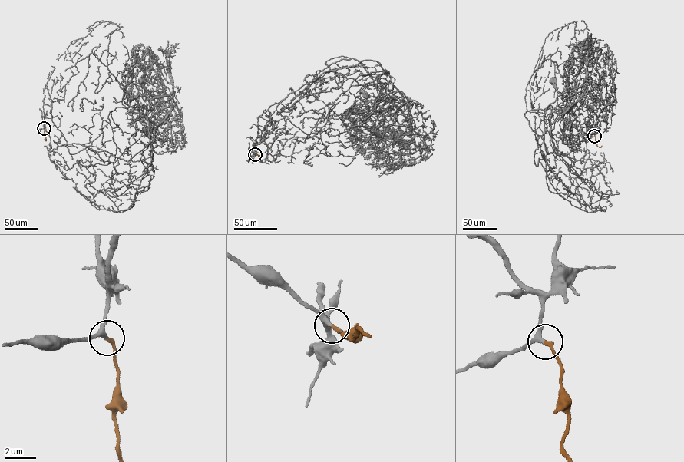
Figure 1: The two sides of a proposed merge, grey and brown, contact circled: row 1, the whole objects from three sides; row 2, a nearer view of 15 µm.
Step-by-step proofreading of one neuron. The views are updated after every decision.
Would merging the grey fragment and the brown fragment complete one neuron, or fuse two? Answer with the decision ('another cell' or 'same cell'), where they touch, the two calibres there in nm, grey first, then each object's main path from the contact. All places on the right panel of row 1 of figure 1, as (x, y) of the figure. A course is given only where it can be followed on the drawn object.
same cell; at (594, 136); 280 nm thick on the grey side, 240 nm on the other; grey runs (594, 136), (586, 132), (582, 160), (551, 152), (536, 166), (546, 108), (564, 93), (552, 80); brown runs (594, 136), (596, 146), (601, 145)

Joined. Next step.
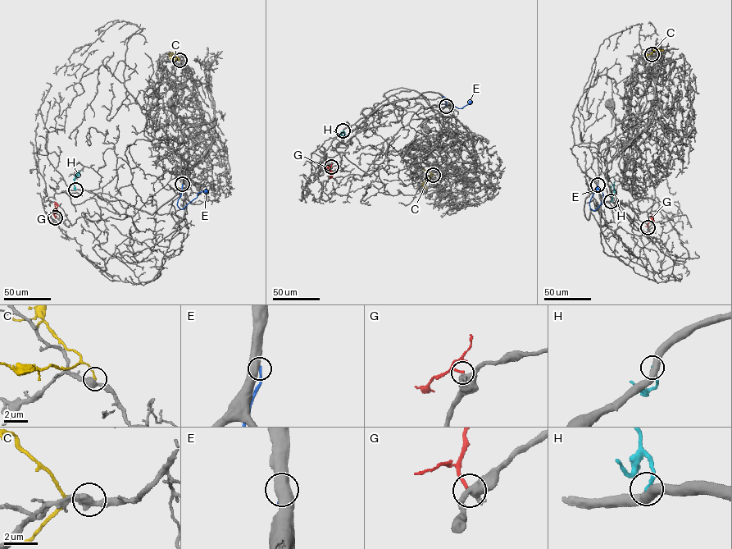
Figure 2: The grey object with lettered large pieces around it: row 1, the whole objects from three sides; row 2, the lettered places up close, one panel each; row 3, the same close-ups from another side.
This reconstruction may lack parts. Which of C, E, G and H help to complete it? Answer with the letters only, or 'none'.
none

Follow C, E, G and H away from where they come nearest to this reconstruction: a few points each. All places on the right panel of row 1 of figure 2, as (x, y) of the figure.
C: (652, 55), (656, 48), (662, 50)
E: (597, 185), (589, 202), (593, 210), (599, 206), (603, 197), (602, 191), (596, 189)
G: (648, 227), (649, 221), (656, 213)
H: (611, 201), (614, 193), (614, 184), (611, 188)

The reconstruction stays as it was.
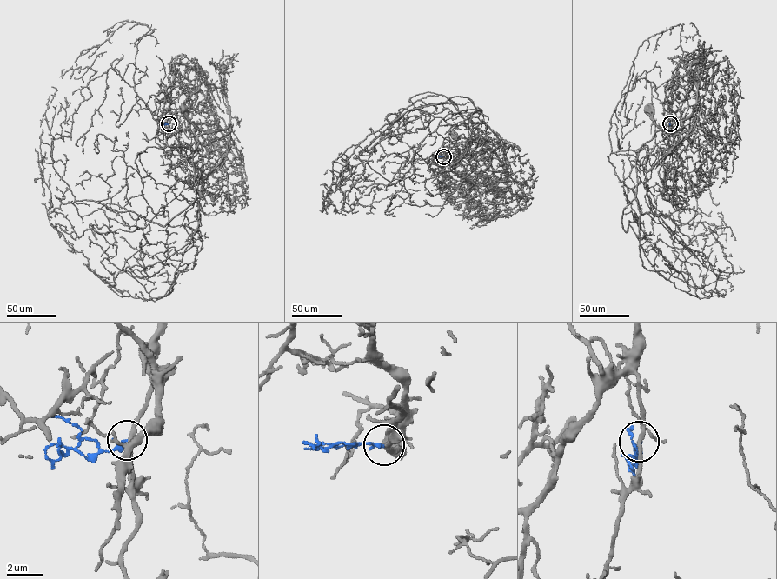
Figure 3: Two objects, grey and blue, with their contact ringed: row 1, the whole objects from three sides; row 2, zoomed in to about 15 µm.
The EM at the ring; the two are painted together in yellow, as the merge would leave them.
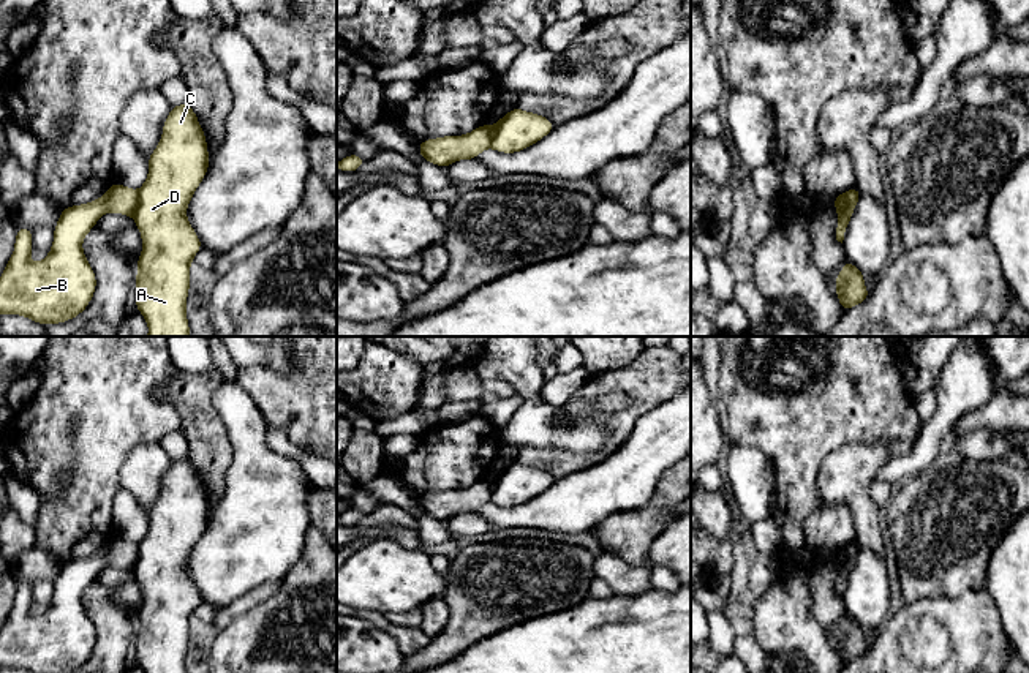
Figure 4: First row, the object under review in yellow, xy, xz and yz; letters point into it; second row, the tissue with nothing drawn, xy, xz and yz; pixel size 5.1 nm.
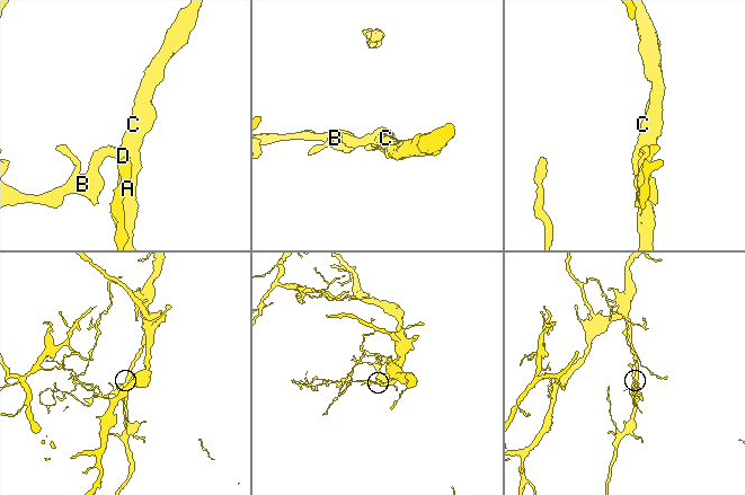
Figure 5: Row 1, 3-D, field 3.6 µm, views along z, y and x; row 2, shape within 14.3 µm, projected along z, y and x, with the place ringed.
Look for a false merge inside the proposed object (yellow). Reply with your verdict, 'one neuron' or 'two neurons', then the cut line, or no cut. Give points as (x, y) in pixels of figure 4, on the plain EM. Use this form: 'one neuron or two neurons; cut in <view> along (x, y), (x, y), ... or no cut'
two neurons; cut in xy along (139, 545), (136, 564), (131, 569)

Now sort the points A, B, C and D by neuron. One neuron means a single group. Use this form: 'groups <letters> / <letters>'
groups A C D / B

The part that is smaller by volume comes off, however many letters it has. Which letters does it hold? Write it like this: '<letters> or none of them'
B

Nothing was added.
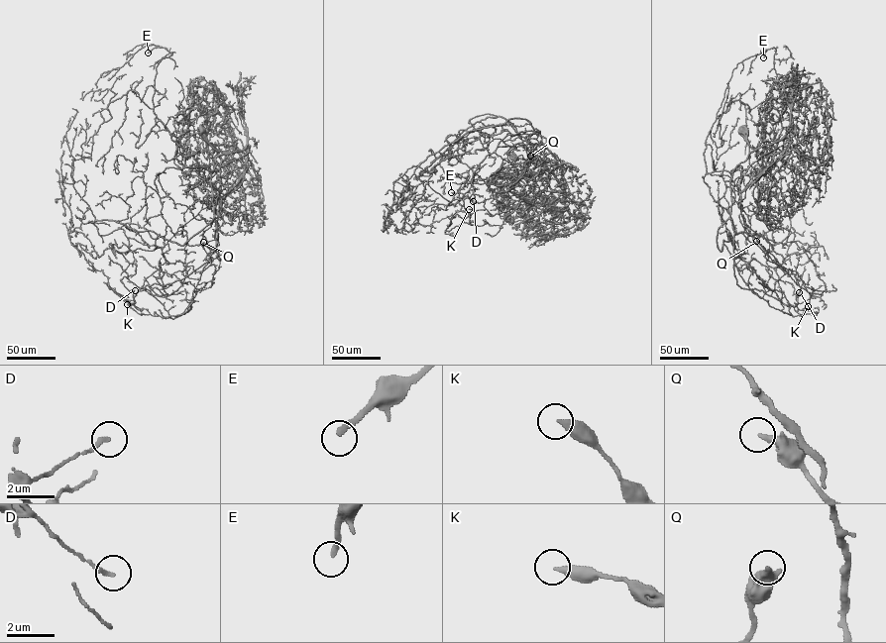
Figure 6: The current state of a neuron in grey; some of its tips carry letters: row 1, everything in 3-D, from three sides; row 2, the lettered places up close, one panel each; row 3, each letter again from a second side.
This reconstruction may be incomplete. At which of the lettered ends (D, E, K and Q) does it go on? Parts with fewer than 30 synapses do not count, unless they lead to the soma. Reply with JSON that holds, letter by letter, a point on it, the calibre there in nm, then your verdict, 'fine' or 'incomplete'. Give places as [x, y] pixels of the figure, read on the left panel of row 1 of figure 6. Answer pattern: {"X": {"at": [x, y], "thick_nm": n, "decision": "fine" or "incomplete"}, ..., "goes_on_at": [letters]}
{"D": {"at": [135, 290], "thick_nm": 190, "decision": "fine"}, "E": {"at": [148, 53], "thick_nm": 240, "decision": "incomplete"}, "K": {"at": [127, 304], "thick_nm": 360, "decision": "fine"}, "Q": {"at": [203, 242], "thick_nm": 240, "decision": "fine"}, "goes_on_at": ["E"]}

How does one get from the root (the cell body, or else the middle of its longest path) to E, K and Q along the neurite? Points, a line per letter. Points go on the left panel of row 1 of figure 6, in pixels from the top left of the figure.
E: (200, 130), (230, 152), (212, 170), (185, 165), (157, 117), (157, 66), (171, 53), (148, 53)
K: (200, 130), (230, 152), (211, 173), (215, 250), (184, 277), (139, 290), (133, 304), (143, 314), (127, 304)
Q: (200, 130), (214, 149), (230, 152), (216, 158), (211, 175), (218, 256), (210, 257), (203, 242)

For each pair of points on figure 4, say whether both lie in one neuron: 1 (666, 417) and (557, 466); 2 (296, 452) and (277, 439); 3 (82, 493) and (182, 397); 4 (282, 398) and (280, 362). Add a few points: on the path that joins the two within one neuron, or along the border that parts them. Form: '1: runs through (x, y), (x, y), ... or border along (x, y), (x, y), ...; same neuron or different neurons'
1: border along (655, 405), (637, 419), (631, 433), (604, 458); different neurons
2: runs through (291, 451), (282, 444); same neuron
3: border along (173, 367), (160, 395), (176, 409), (180, 427); different neurons
4: border along (296, 367), (288, 375), (263, 367), (244, 368); different neurons

